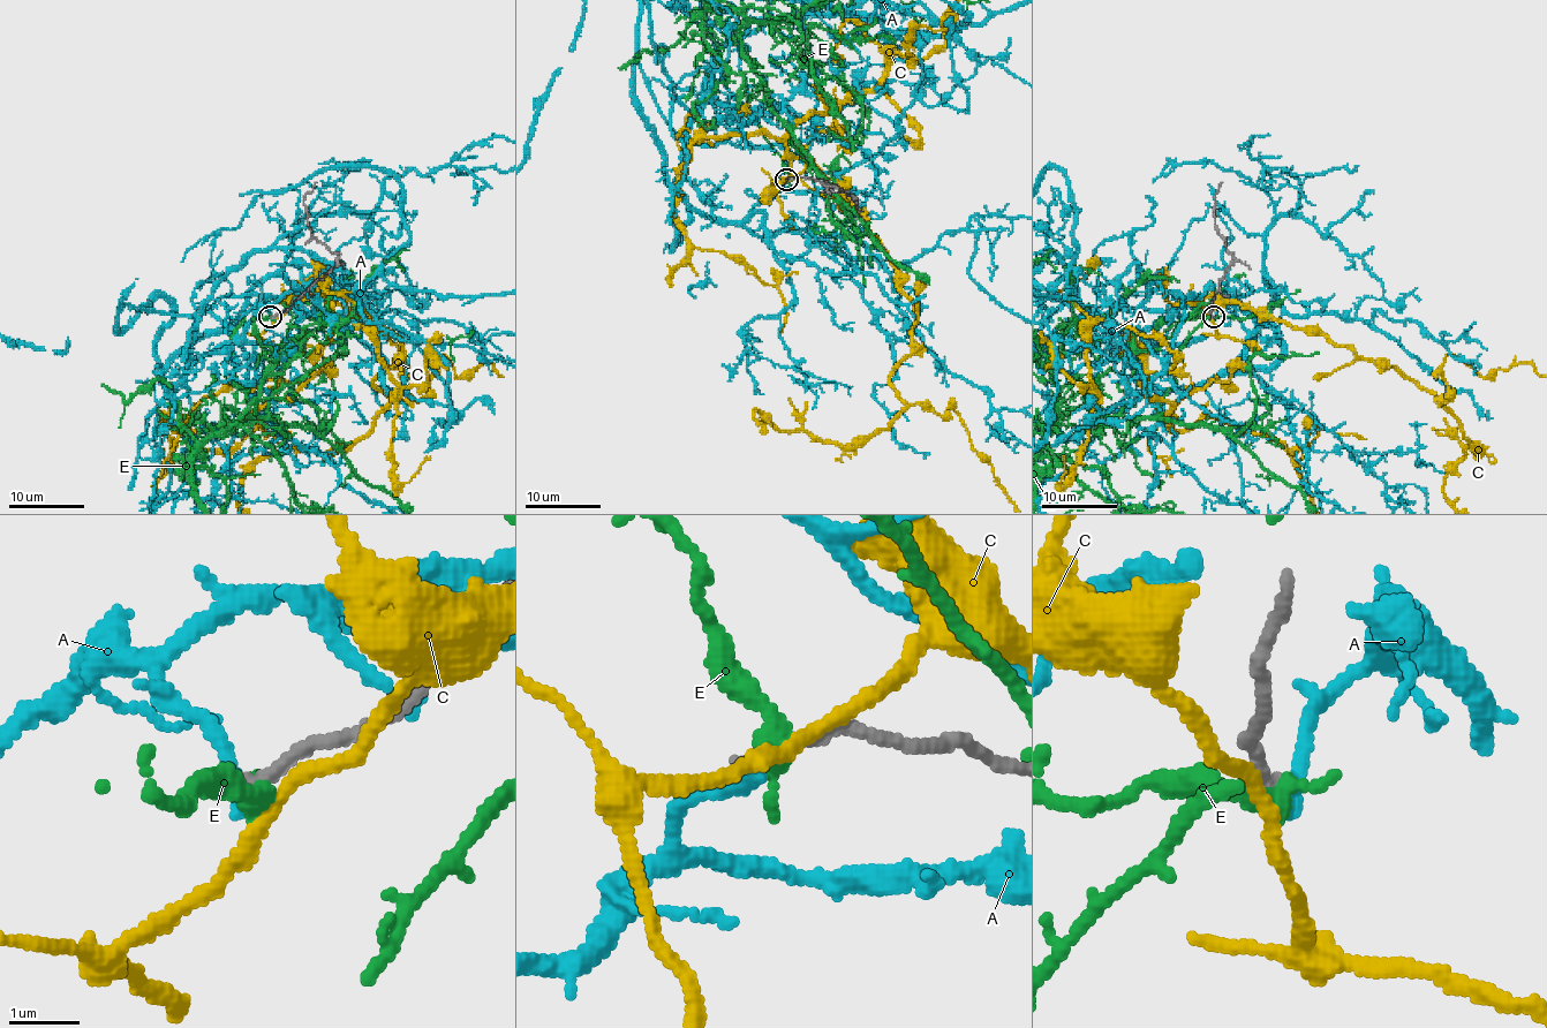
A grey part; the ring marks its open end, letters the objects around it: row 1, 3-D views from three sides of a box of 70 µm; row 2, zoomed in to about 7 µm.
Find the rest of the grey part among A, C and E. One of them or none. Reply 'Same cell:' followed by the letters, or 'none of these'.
Same cell: none of these

